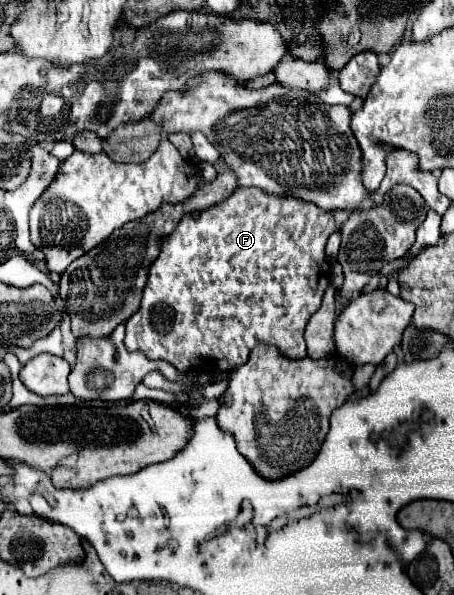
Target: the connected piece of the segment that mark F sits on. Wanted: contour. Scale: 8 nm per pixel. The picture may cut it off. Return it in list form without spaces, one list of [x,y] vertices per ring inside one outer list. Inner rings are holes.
[[[239,187],[229,199],[201,211],[199,217],[191,217],[189,213],[183,215],[179,225],[167,239],[163,239],[163,247],[159,253],[159,259],[151,265],[147,287],[143,291],[141,307],[139,311],[127,321],[127,335],[125,335],[125,347],[127,351],[143,351],[149,359],[163,359],[169,361],[179,373],[183,371],[205,371],[205,373],[231,373],[239,365],[247,363],[251,349],[257,343],[271,343],[283,351],[289,359],[299,359],[307,357],[307,347],[303,339],[303,331],[311,315],[321,307],[321,297],[325,293],[325,287],[329,285],[329,265],[325,259],[325,243],[329,235],[337,231],[333,223],[331,211],[325,211],[317,207],[315,203],[307,203],[303,199],[295,197],[277,197],[277,195],[267,195],[265,191],[259,191],[257,187]]]

